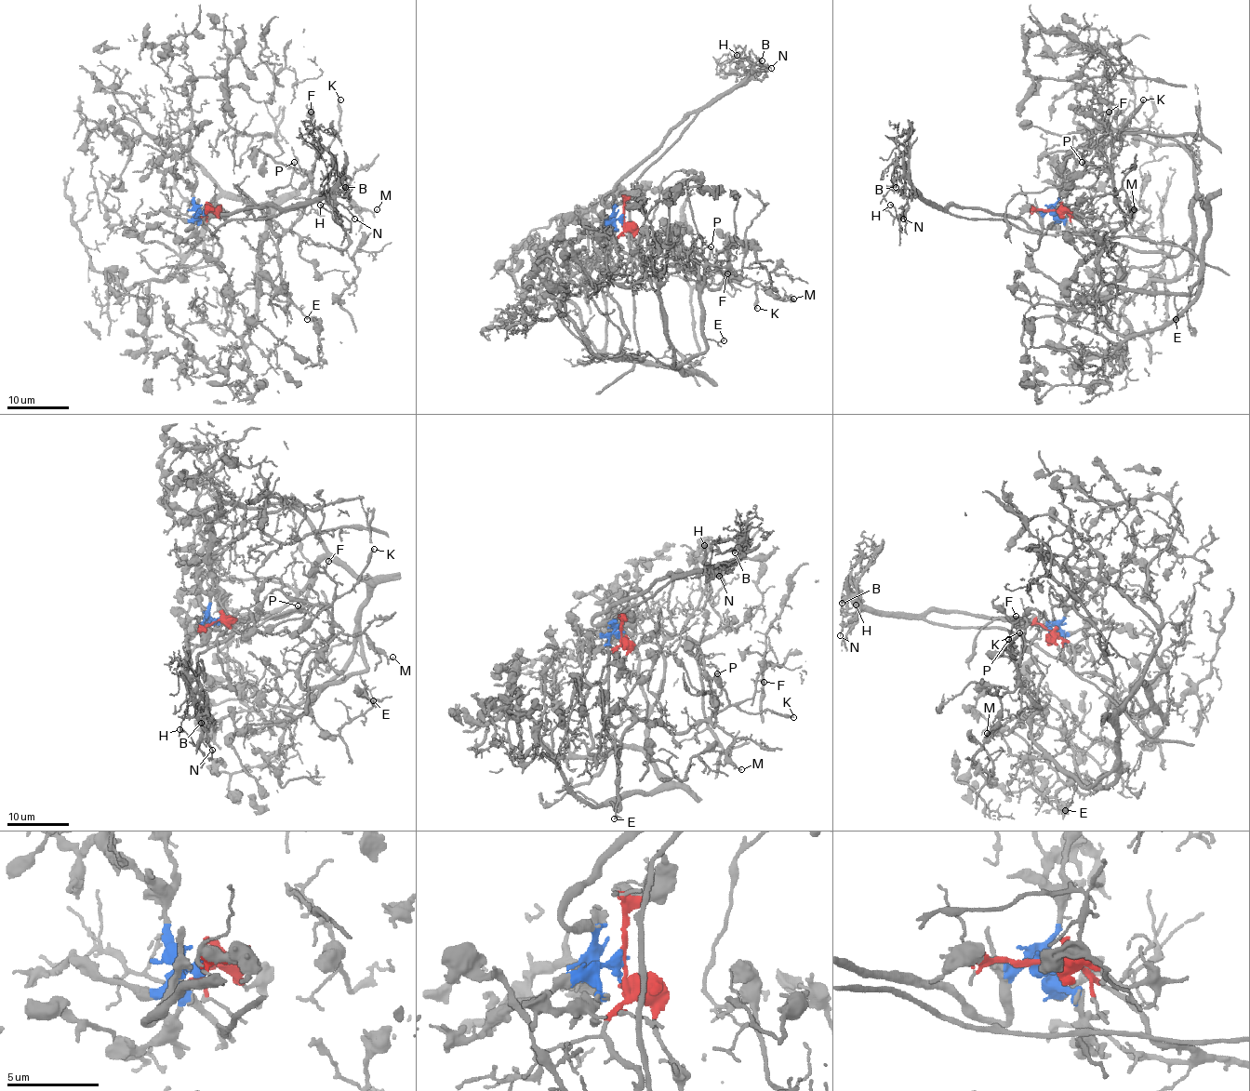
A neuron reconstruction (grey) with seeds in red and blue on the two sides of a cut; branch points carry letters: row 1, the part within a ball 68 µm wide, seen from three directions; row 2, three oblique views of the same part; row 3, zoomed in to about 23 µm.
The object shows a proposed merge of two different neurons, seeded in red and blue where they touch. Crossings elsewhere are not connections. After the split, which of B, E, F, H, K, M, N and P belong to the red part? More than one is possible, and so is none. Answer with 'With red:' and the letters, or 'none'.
With red: E, F, K, M, P

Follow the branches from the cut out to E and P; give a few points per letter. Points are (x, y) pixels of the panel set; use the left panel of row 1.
E: (206, 210), (211, 237), (191, 246), (206, 256), (205, 212), (216, 201), (266, 210), (259, 271), (306, 319)
P: (206, 210), (206, 256), (216, 201), (259, 204), (259, 271), (289, 293), (294, 162)

